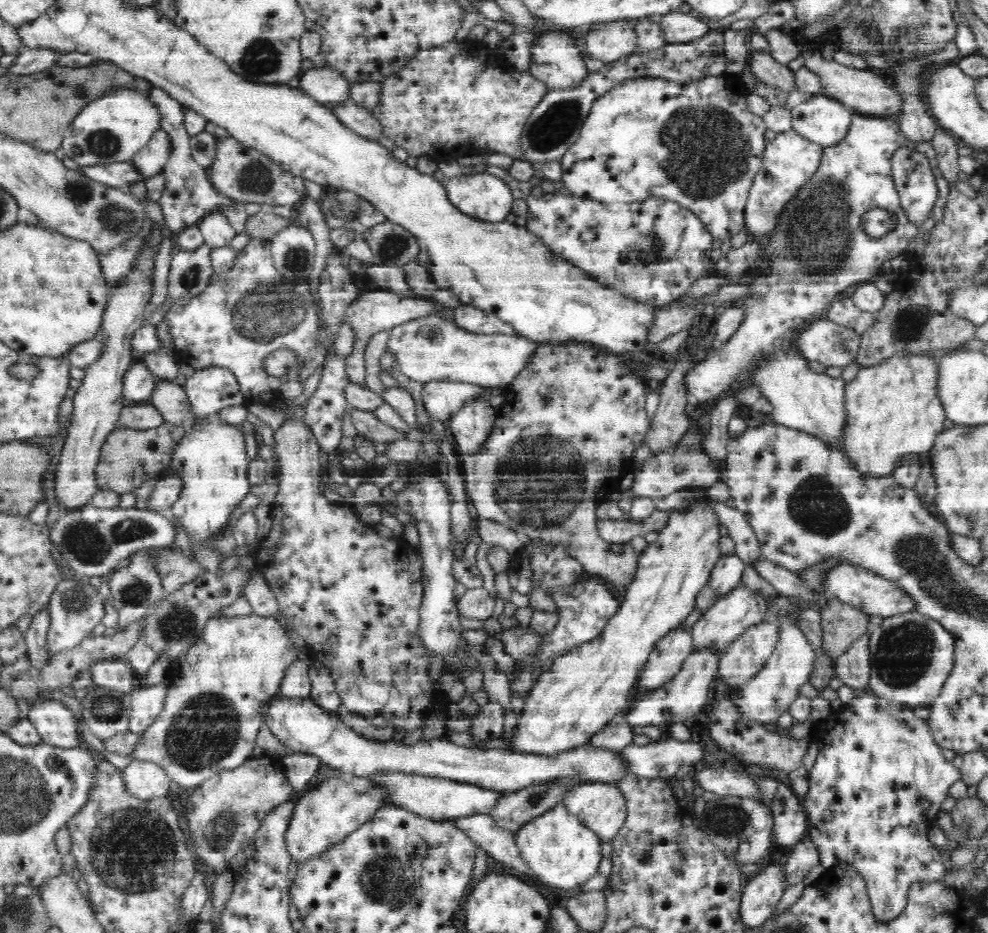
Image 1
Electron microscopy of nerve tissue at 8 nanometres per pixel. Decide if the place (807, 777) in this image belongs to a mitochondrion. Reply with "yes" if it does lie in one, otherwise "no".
no

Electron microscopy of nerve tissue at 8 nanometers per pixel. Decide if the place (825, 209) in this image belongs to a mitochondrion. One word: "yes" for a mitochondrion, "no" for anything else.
yes

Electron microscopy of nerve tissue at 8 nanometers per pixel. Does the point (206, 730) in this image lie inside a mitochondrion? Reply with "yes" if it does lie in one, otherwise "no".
yes

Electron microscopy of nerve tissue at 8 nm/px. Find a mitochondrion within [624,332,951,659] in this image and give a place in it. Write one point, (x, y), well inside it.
(816, 505)

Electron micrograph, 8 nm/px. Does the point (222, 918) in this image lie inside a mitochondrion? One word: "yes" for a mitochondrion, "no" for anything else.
no

